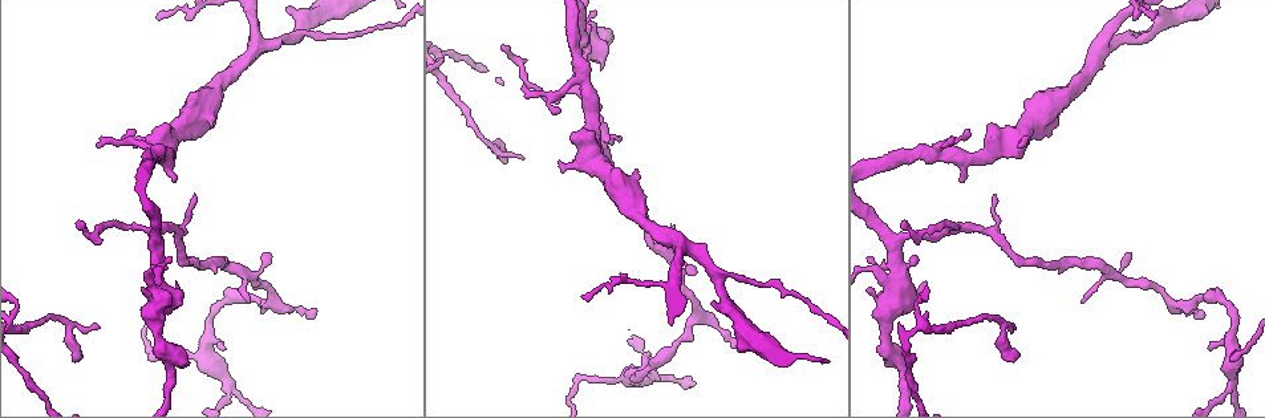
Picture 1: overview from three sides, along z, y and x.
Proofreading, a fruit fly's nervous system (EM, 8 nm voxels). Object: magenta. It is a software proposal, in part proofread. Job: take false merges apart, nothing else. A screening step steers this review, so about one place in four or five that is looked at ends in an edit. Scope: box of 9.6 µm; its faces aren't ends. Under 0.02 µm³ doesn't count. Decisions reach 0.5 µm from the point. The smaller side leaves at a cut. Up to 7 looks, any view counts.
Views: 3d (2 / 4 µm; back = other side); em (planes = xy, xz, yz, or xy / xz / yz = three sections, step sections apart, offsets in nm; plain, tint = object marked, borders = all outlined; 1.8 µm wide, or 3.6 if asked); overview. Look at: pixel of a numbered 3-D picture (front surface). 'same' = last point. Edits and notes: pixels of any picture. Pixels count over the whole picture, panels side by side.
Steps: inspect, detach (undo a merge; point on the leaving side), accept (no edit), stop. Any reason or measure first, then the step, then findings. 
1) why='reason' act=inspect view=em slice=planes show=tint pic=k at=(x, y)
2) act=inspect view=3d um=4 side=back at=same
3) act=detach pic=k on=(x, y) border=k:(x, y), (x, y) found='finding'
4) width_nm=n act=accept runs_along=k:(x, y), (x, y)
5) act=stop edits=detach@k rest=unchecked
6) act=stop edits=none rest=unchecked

why='sudden change in width' act=inspect view=em slice=planes show=plain pic=1 at=(203, 357)

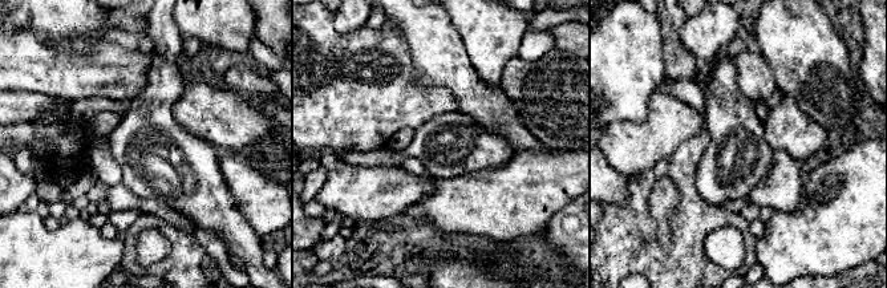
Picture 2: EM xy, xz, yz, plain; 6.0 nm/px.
why='with the object marked' act=inspect view=em slice=planes show=tint at=same

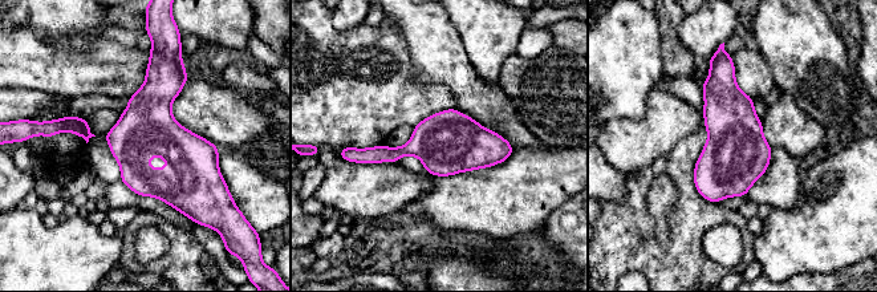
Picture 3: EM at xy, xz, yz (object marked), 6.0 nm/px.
width_nm=340 act=accept found='one cell here'

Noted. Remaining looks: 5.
why='abrupt turn' act=inspect view=em slice=planes show=tint pic=1 at=(1003, 327)

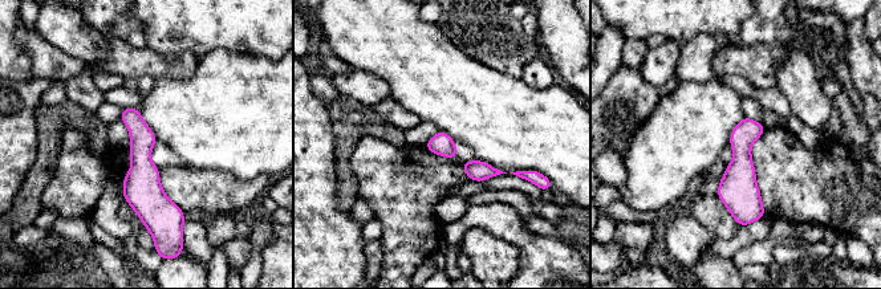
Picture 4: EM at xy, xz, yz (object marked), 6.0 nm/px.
act=accept runs_along=4:(128, 110), (141, 134), (151, 220) found='continuous, no second cell'

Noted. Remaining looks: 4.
why='thick turns thin' act=inspect view=3d um=2 pic=1 at=(160, 269)

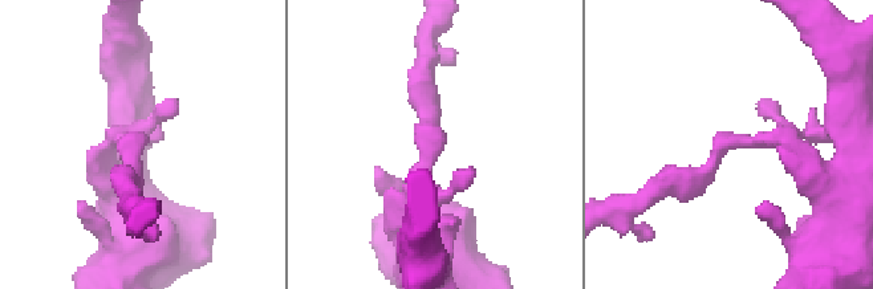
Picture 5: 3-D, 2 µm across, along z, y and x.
why='now the EM' act=inspect view=em slice=xz step=16 show=tint pic=5 at=(130, 135)

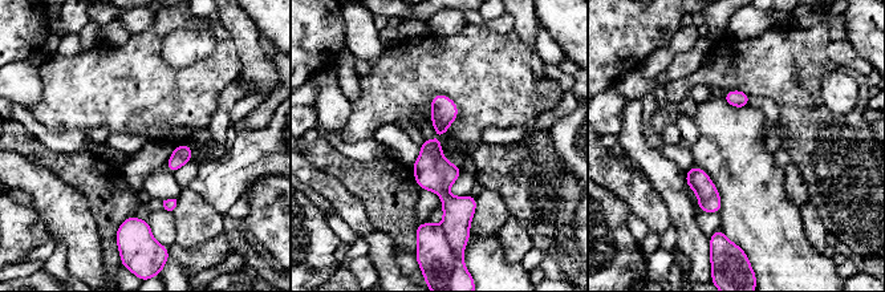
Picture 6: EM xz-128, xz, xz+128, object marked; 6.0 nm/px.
why='another direction' act=inspect view=em slice=planes show=tint at=same

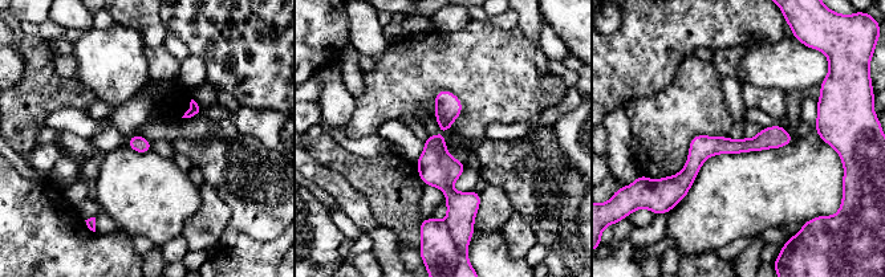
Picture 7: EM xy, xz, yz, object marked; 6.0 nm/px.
act=detach pic=7 on=(462, 207) border=7:(445, 221), (450, 231) found='a second cell is stuck on'

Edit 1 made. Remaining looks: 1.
act=stop edits=detach@7 rest=unchecked

